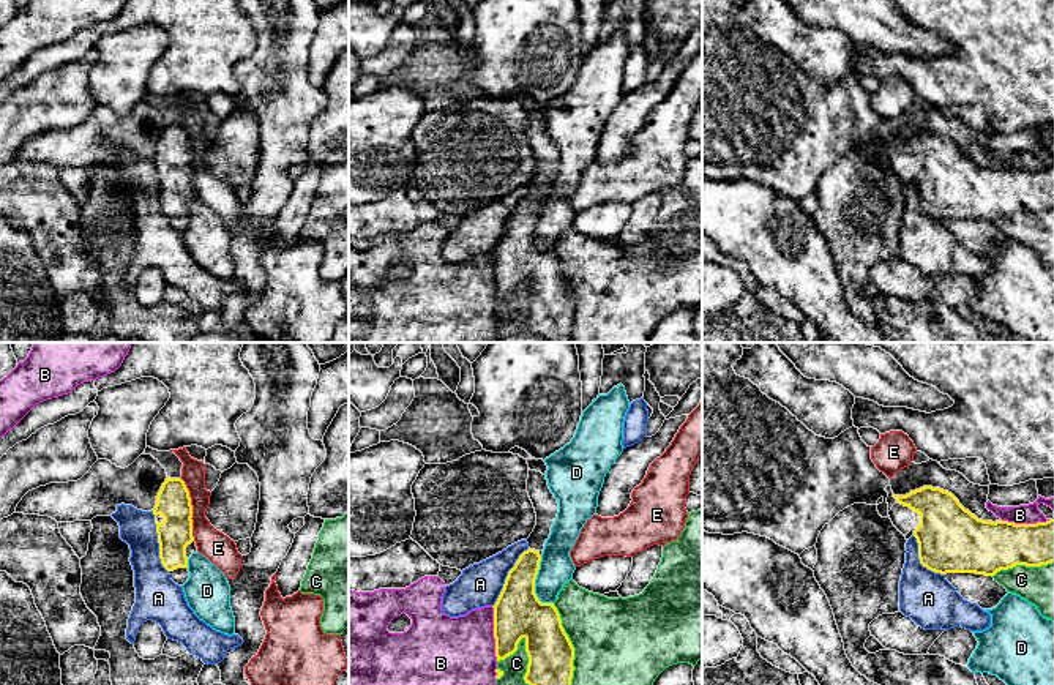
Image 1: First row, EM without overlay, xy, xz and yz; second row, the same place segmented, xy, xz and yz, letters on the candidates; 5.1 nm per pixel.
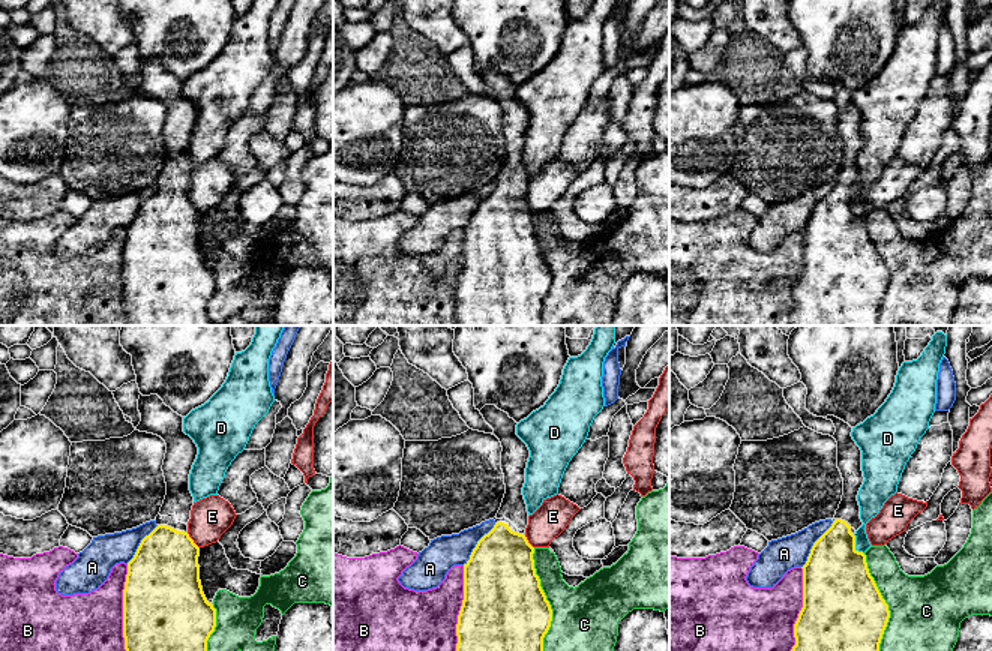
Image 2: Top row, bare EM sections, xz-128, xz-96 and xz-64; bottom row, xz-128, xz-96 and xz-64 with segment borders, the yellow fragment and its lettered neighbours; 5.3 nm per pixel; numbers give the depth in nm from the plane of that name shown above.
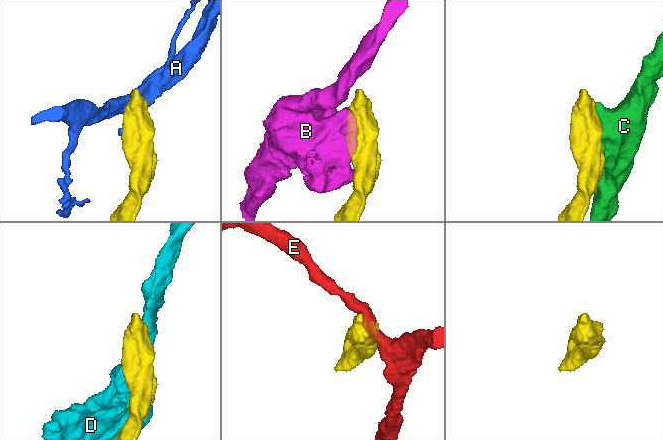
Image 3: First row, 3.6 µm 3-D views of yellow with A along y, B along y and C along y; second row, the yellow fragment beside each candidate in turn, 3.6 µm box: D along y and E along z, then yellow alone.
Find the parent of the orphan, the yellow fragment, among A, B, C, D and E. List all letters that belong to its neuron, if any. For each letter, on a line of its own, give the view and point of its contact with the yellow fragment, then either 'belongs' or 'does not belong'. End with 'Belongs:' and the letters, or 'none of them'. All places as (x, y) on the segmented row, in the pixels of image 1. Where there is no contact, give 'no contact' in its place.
A: meets yellow in xy at (158, 542); does not belong
B: meets yellow in xz at (494, 633); does not belong
C: meets yellow in xz at (529, 660); does not belong
D: meets yellow in xz at (534, 584); does not belong
E: meets yellow in xy at (191, 509); does not belong
Belongs: none of them

